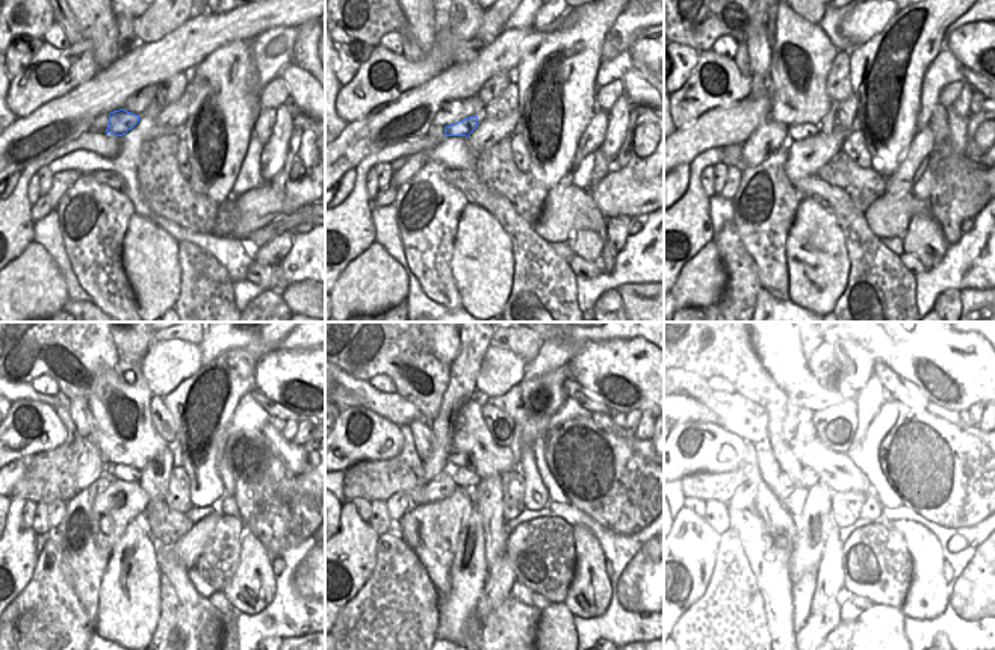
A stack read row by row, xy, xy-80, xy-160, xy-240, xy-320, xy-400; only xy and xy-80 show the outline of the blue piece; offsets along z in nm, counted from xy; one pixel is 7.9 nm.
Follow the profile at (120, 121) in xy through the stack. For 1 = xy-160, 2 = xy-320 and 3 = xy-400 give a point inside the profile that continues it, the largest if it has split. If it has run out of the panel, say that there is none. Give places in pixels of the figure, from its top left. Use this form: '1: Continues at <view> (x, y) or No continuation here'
1: Continues at xy-160 (797, 132)
2: Continues at xy-320 (466, 478)
3: Continues at xy-400 (811, 476).

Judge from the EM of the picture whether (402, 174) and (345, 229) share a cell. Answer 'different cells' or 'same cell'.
different cells

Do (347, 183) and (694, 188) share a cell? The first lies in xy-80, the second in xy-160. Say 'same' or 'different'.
different

